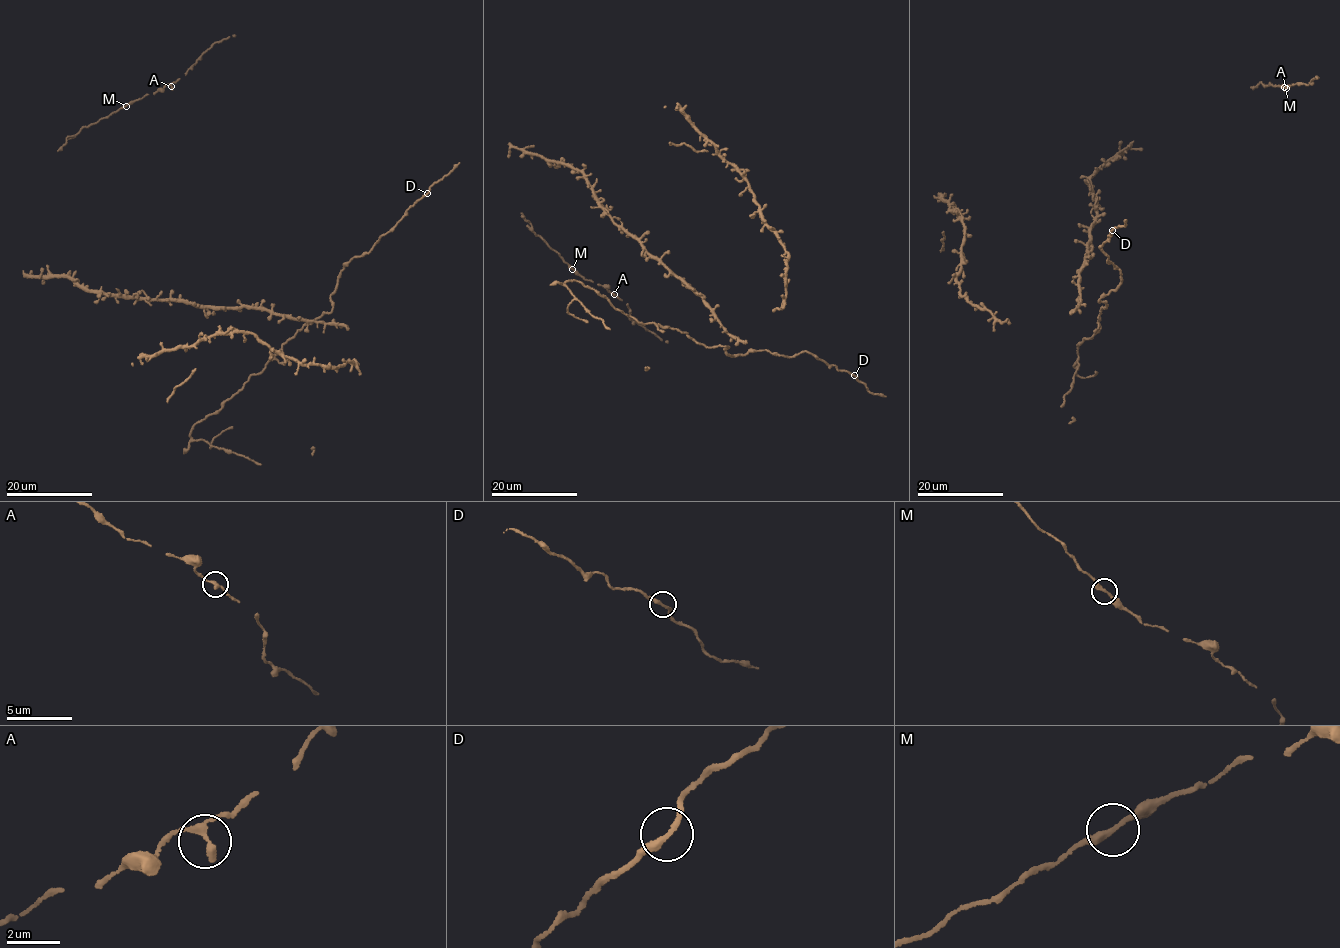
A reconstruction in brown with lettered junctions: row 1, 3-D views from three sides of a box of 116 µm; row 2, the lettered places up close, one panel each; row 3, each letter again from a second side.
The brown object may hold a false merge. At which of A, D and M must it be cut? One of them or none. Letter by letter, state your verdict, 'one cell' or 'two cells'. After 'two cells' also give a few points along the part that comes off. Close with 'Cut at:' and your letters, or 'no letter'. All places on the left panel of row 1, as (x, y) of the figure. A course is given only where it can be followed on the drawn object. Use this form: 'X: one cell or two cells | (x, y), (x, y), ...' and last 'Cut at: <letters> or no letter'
A: one cell
D: two cells | (428, 193), (430, 187), (460, 162)
M: one cell
Cut at: D

